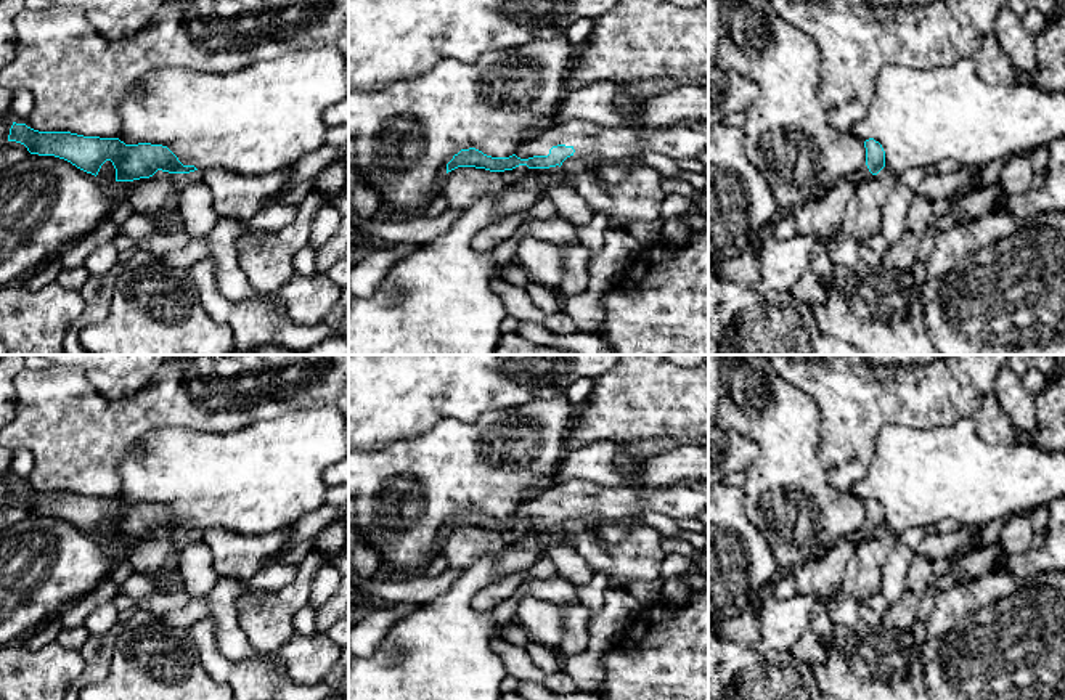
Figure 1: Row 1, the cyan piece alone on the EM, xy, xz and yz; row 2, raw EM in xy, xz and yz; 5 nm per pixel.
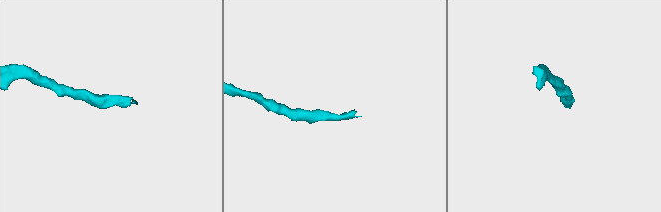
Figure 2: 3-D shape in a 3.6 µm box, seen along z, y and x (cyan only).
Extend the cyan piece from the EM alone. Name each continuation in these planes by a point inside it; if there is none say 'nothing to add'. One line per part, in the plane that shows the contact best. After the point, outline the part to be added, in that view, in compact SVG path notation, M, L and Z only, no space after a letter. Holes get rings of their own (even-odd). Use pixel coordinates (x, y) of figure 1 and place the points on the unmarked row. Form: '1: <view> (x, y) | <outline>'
1: xz (688, 500) | M573 478L549 485L540 496L522 503L516 515L548 515L557 504L572 506L573 515L599 515L609 520L662 512L675 520L702 519L708 512L708 482L686 480L670 486L639 491L636 486L601 486Z

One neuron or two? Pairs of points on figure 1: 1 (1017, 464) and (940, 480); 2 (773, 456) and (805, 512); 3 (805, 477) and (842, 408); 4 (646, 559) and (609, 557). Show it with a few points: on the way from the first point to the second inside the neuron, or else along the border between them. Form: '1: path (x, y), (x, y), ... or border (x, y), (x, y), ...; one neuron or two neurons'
1: path (998, 480), (959, 480); one neuron
2: path (786, 471), (786, 490), (791, 498); one neuron
3: border (820, 418), (816, 455), (828, 480), (836, 487); two neurons
4: path (636, 559), (619, 559); one neuron

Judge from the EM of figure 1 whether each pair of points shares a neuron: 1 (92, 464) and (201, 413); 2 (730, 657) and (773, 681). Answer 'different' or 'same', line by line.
1: same
2: same

